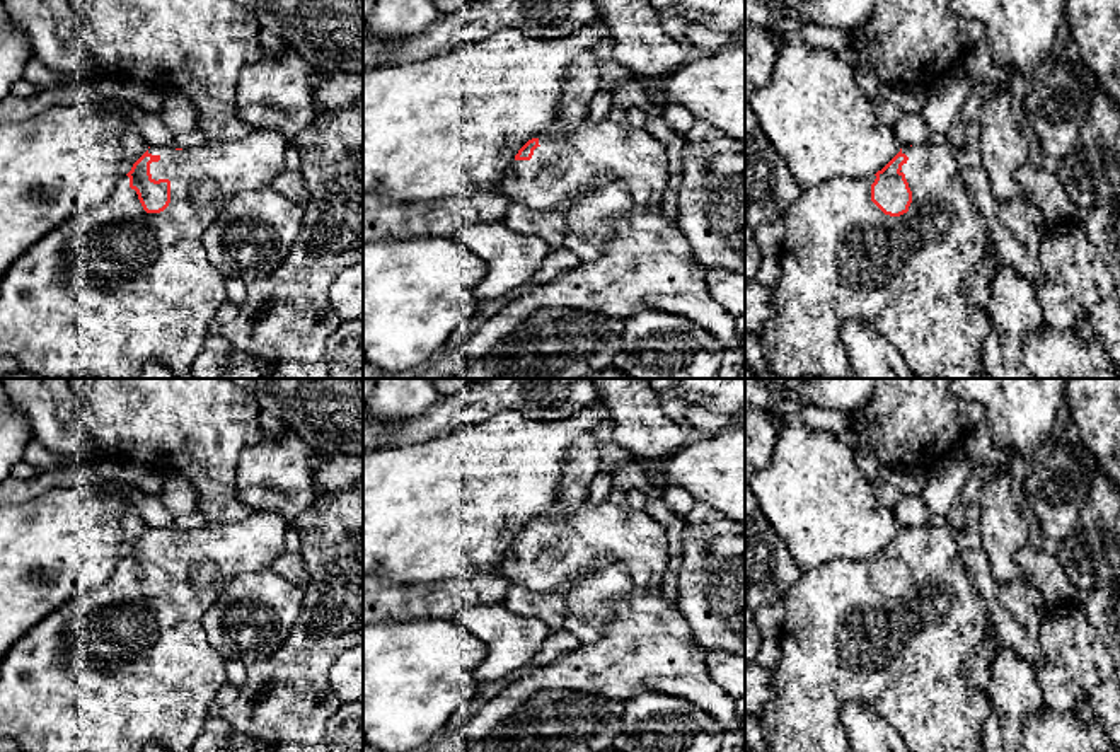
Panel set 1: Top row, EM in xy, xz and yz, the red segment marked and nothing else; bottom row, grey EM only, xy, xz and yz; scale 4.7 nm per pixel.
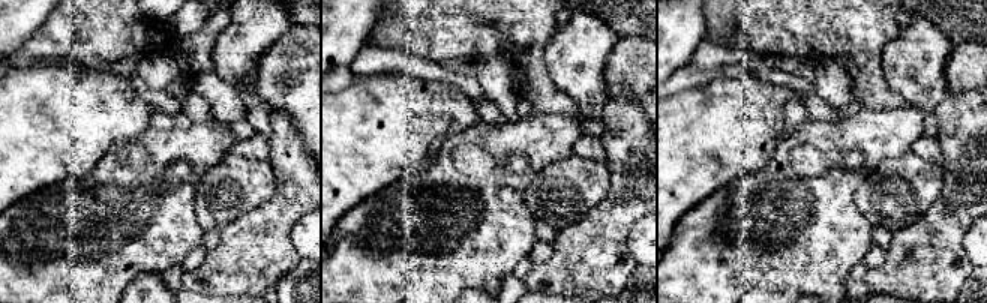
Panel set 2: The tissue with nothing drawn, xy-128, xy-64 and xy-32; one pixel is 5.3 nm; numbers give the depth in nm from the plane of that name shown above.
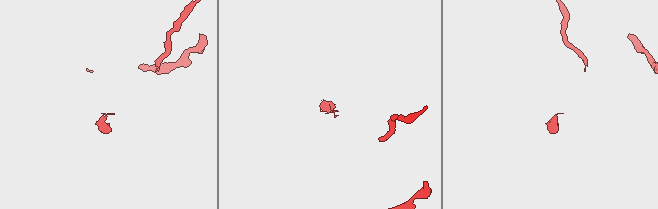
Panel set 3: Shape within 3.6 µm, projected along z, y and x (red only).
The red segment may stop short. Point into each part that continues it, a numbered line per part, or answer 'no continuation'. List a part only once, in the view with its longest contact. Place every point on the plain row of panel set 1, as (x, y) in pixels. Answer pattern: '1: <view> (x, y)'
1: xy (115, 669)

